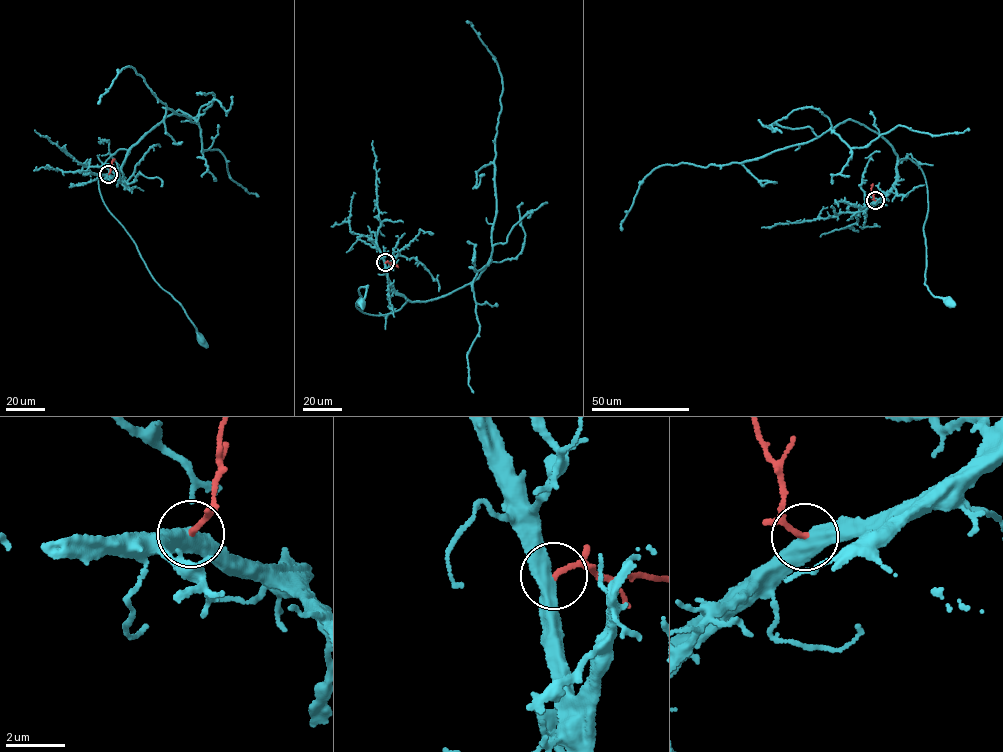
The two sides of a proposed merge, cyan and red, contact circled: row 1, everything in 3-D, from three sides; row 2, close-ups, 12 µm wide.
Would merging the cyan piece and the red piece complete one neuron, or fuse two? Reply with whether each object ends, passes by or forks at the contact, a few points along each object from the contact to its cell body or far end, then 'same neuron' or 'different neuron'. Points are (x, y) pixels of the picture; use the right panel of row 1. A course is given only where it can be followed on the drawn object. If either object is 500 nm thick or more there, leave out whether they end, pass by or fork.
cyan runs (875, 200), (892, 187), (900, 159), (918, 166), (927, 188), (924, 282), (948, 302); red runs (875, 200), (871, 191), (872, 184); same neuron

